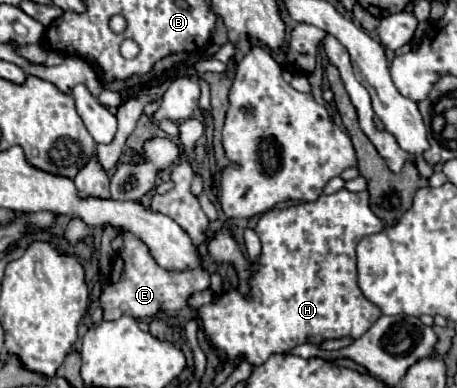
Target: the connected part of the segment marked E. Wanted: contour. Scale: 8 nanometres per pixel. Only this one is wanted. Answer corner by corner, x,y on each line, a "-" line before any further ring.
124,234
124,248
118,252
112,274
110,286
100,296
100,306
104,310
104,320
118,320
122,314
132,316
136,320
152,318
160,310
182,310
186,308
186,300
194,292
202,292
210,286
210,276
204,268
186,270
186,272
166,272
156,266
154,258
148,254
146,246
134,238
132,234

